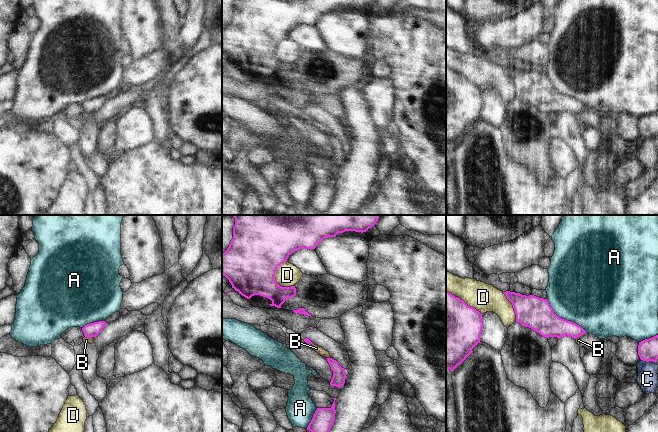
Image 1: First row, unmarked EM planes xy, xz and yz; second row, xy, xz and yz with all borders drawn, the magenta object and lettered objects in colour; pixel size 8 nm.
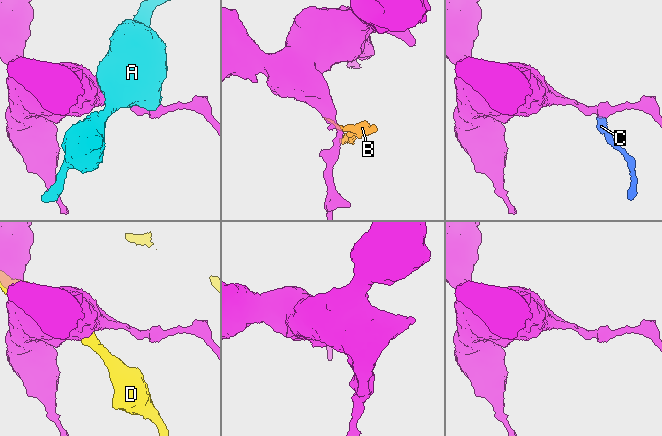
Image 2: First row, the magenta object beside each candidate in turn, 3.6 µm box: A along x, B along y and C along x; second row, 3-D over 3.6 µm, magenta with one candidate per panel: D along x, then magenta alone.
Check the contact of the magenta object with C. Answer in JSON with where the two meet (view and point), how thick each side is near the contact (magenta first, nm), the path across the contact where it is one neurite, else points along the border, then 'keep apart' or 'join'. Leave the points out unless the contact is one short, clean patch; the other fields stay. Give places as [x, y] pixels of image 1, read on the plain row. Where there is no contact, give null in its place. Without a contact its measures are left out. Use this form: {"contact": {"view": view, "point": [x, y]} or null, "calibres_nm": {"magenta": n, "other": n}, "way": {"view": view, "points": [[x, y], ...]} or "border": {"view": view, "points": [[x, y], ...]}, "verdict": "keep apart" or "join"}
{"contact": {"view": "yz", "point": [648, 137]}, "calibres_nm": {"magenta": 160, "other": 160}, "border": {"view": "yz", "points": [[640, 134], [655, 139]]}, "verdict": "keep apart"}

